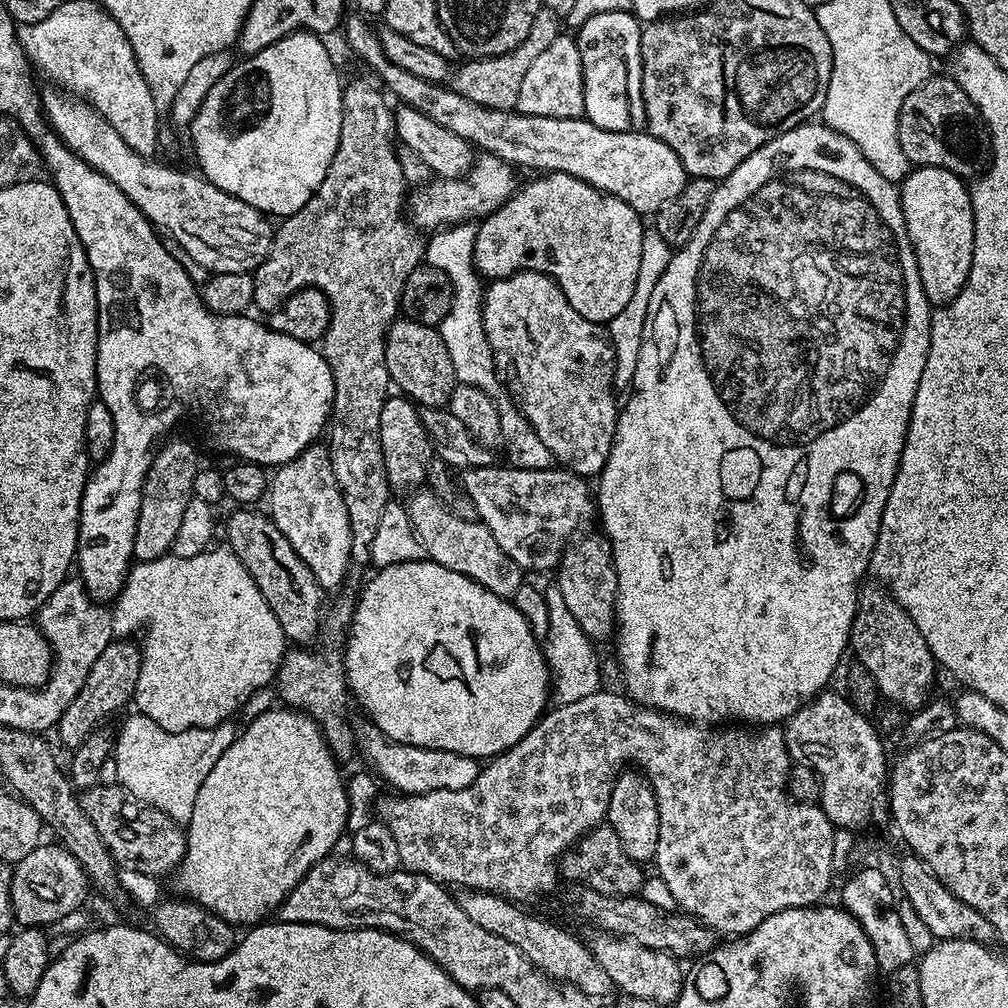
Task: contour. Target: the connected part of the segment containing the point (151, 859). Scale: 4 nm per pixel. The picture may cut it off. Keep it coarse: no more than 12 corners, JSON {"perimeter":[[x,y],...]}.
{"perimeter":[[119,783],[81,791],[121,869],[175,873],[186,832]]}

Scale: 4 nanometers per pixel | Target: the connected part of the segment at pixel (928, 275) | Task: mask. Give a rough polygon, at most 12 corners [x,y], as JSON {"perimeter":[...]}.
{"perimeter":[[916,166],[898,191],[929,305],[966,286],[969,185]]}

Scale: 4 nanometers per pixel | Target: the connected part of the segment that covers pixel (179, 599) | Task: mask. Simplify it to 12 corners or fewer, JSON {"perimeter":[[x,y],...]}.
{"perimeter":[[231,548],[133,563],[134,705],[167,732],[278,702],[284,631]]}

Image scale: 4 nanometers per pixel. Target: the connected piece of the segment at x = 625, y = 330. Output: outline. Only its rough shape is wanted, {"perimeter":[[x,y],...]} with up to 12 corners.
{"perimeter":[[655,226],[642,238],[634,295],[606,325],[612,387],[631,389],[650,294],[674,249]]}

